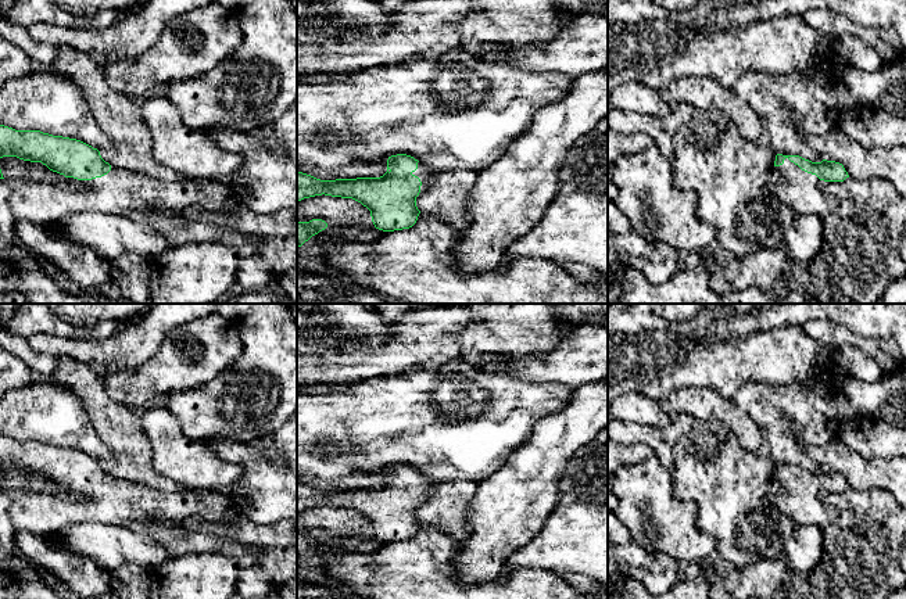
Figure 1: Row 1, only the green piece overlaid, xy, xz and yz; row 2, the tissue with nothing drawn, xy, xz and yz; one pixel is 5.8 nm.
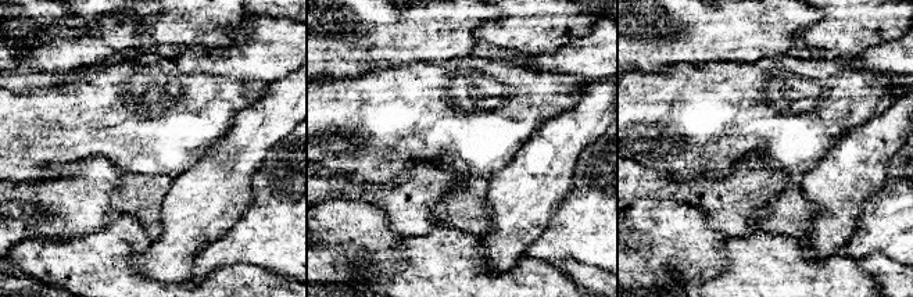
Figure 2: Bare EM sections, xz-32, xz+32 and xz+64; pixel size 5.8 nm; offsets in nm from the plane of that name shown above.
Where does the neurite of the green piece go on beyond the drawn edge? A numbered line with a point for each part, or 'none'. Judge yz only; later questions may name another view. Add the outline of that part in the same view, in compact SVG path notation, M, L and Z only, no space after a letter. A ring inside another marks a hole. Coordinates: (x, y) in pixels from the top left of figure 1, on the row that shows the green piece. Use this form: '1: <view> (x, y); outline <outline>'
1: yz (802, 192); outline M785 158L783 165L773 166L767 190L796 215L817 215L824 219L837 209L837 201L821 190L824 183Z

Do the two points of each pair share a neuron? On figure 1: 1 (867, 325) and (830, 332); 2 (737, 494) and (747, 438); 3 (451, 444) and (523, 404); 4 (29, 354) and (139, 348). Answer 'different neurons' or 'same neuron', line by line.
1: different neurons
2: different neurons
3: same neuron
4: different neurons

